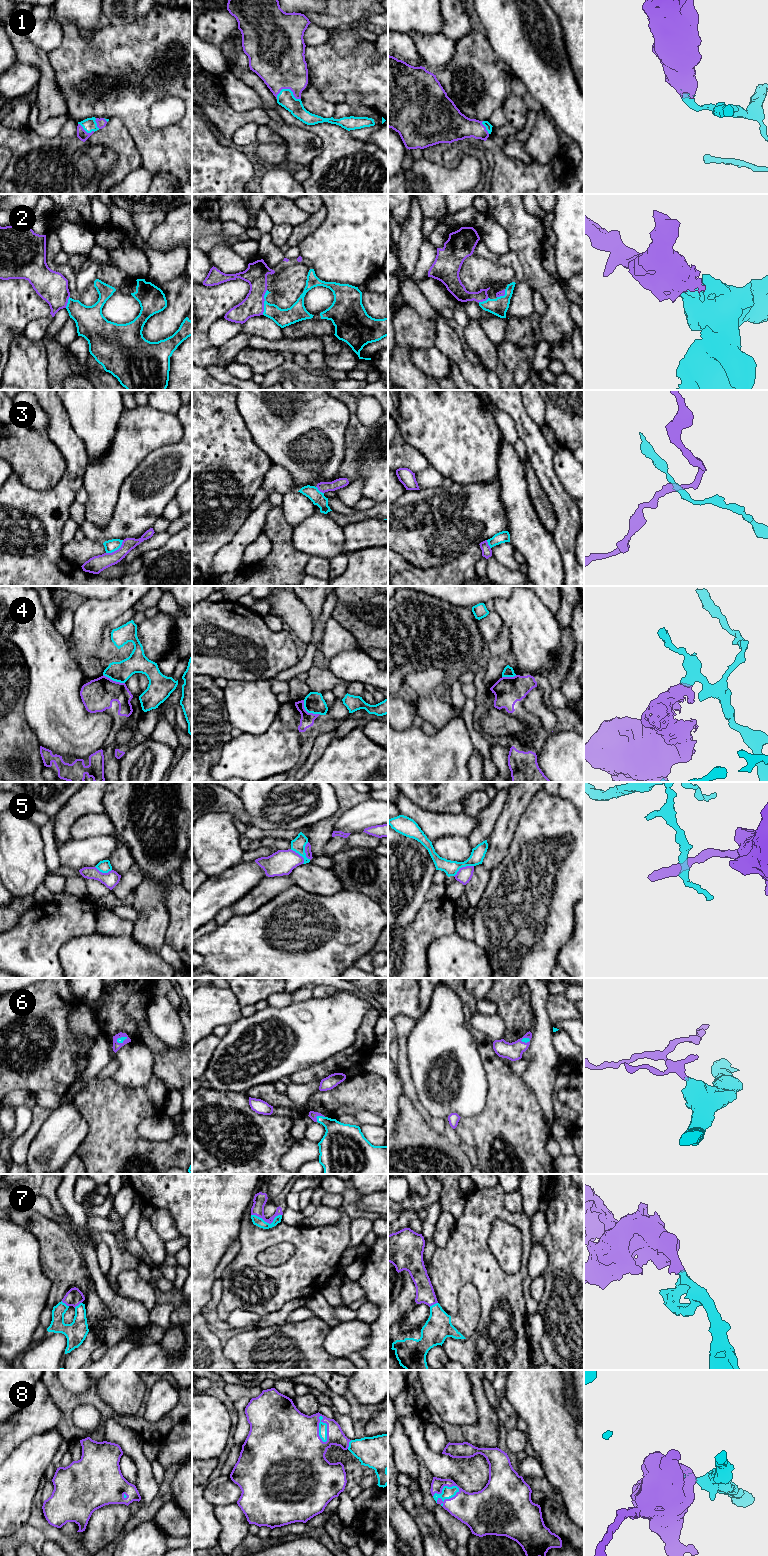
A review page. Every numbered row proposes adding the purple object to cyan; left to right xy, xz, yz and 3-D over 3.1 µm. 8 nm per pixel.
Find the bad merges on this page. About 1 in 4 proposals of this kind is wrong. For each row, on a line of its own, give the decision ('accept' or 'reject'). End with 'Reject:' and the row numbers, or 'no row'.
1: accept
2: accept
3: reject
4: reject
5: reject
6: accept
7: accept
8: accept
Reject: 3, 4, 5

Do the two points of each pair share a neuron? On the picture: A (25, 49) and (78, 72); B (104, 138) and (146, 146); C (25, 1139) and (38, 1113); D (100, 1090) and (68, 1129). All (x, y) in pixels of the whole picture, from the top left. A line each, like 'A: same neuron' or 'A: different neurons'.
A: different neurons
B: different neurons
C: same neuron
D: different neurons

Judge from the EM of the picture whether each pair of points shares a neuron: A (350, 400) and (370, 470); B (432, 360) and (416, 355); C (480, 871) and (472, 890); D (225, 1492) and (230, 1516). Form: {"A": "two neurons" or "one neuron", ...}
{"A": "one neuron", "B": "one neuron", "C": "one neuron", "D": "two neurons"}

